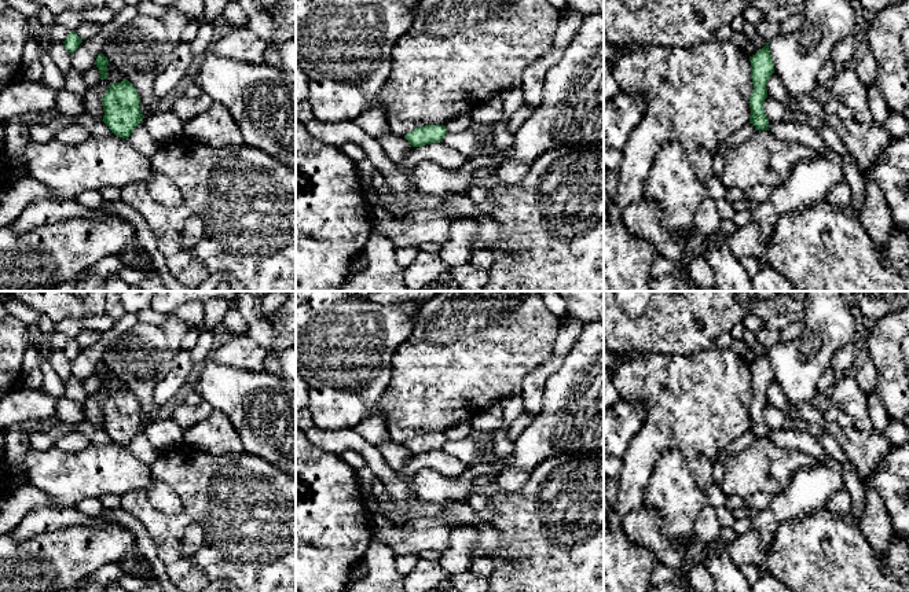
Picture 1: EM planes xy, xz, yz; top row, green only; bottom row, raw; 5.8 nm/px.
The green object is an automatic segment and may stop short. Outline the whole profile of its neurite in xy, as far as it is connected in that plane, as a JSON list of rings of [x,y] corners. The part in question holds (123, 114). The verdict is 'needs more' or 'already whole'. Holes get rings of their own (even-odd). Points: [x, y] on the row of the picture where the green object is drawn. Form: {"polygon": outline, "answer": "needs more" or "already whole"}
{"polygon": [[[128,80],[110,84],[102,98],[105,111],[102,121],[109,126],[111,133],[122,139],[131,136],[143,119],[139,102],[140,98]]], "answer": "already whole"}

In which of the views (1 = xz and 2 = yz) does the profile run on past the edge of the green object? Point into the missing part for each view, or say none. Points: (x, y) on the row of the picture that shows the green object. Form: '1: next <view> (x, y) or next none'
1: next none
2: next none

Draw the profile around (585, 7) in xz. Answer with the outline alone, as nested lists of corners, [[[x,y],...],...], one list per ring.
[[[567,0],[567,7],[583,15],[598,14],[604,16],[604,0]]]

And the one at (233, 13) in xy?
[[[230,0],[223,8],[221,15],[231,26],[248,26],[248,16],[237,0]]]

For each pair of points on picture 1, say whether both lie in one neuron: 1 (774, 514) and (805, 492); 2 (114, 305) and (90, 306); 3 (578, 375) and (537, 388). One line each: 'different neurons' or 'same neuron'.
1: same neuron
2: different neurons
3: different neurons

